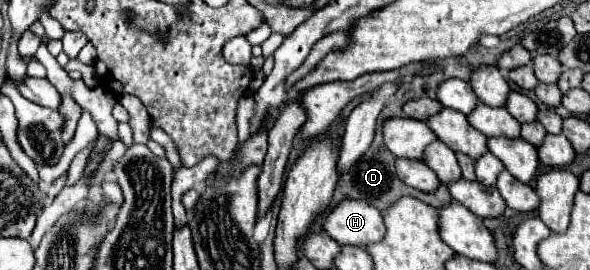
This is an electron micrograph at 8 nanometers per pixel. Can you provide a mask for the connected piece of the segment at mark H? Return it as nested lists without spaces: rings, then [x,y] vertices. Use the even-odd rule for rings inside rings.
[[[349,198],[323,214],[323,228],[335,242],[353,246],[367,246],[385,236],[381,212]]]

